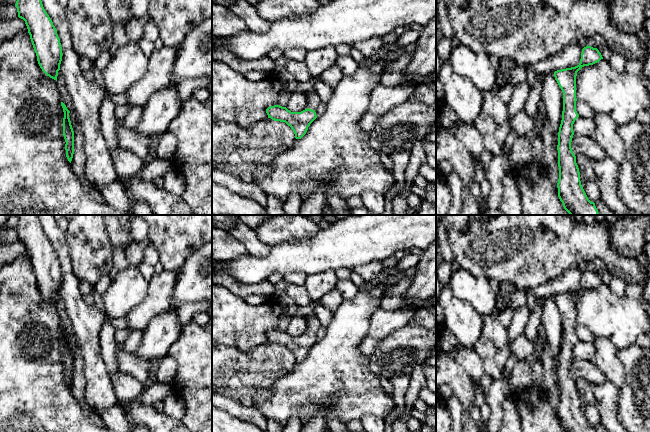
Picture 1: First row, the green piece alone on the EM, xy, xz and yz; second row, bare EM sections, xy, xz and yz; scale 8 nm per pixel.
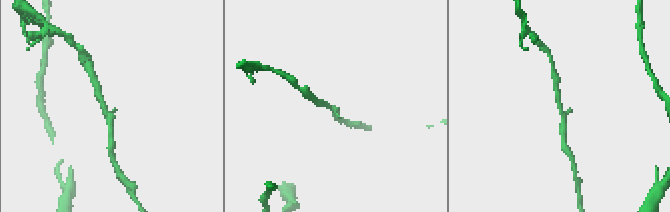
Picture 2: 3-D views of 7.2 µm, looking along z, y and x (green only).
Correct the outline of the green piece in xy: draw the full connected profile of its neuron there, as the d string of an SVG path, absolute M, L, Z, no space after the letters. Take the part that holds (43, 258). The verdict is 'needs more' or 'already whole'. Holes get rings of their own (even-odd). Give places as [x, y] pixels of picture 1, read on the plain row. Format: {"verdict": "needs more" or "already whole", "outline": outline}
{"verdict": "already whole", "outline": "M17 215L18 241L25 245L42 295L57 305L62 285L62 271L57 254L45 235L38 215Z"}

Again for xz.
{"verdict": "needs more", "outline": "M316 315L307 319L307 323L308 332L301 336L291 336L280 329L270 330L266 333L268 342L285 346L294 355L295 362L301 363L306 358L310 348L317 342L315 333L321 327Z"}

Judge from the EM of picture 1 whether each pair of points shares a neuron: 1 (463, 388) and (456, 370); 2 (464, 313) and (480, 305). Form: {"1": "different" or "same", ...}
{"1": "same", "2": "different"}

